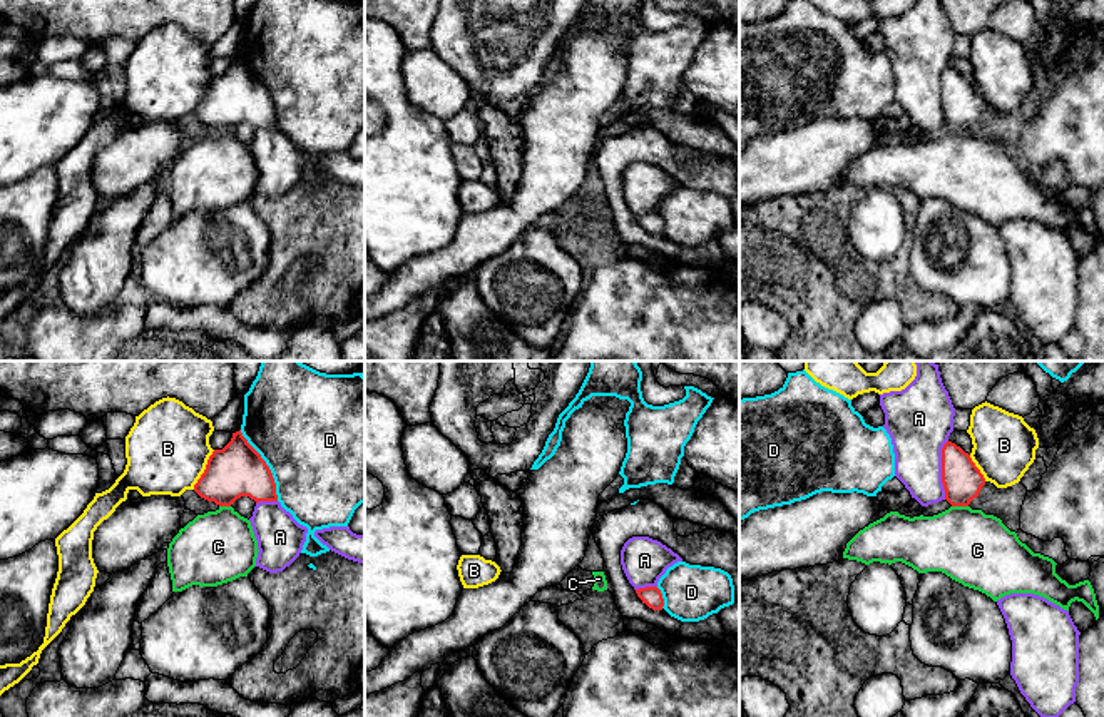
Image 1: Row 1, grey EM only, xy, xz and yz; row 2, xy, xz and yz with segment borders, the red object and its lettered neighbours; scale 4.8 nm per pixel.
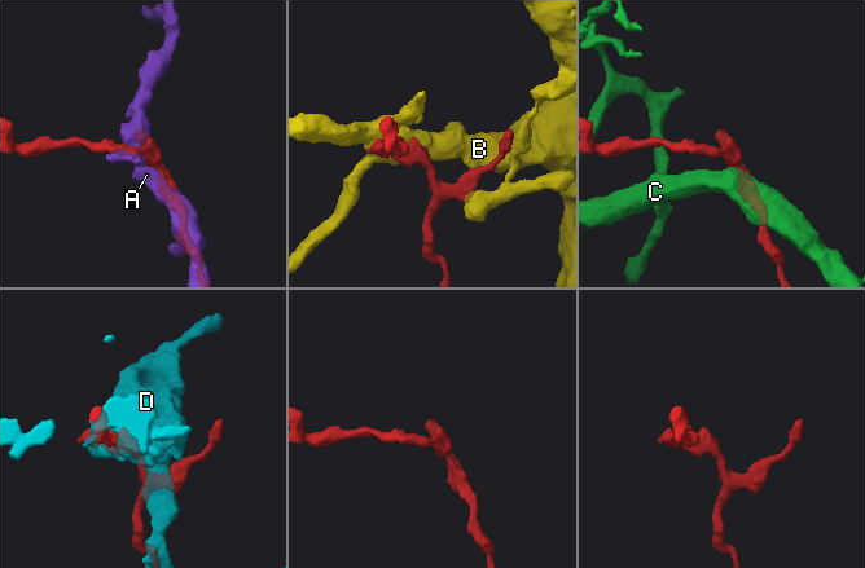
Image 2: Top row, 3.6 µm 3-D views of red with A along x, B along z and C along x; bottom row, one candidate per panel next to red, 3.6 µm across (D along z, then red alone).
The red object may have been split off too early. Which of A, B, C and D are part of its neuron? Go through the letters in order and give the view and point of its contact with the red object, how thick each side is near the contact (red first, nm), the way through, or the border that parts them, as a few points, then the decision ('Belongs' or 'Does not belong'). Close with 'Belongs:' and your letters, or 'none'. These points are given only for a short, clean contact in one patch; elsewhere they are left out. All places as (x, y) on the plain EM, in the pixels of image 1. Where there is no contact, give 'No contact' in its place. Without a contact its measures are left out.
A: Touches red at yz (942, 96). Thickness 190 nm (red) against 300 nm. Does not belong
B: Touches red at xy (204, 96). Thickness 260 nm (red) against 400 nm. Does not belong
C: Touches red at yz (960, 131). Thickness 190 nm (red) against 360 nm. Boundary: yz (952, 131), (967, 132). Does not belong
D: Touches red at xy (266, 91). Thickness 260 nm (red) against 500 nm. Does not belong
Belongs: none

